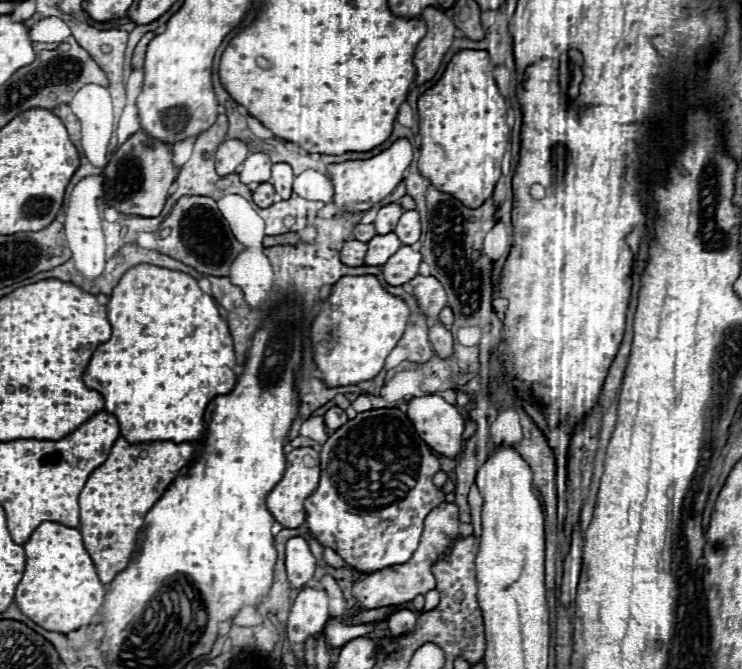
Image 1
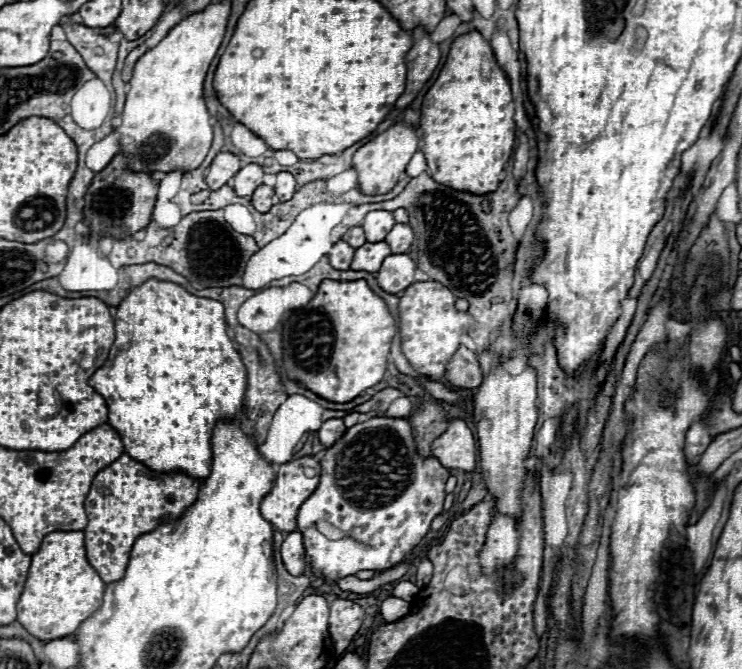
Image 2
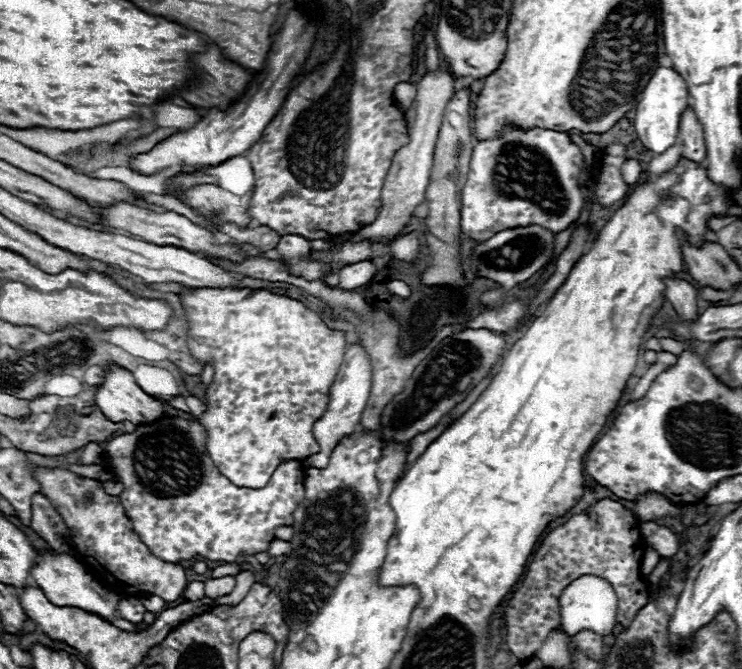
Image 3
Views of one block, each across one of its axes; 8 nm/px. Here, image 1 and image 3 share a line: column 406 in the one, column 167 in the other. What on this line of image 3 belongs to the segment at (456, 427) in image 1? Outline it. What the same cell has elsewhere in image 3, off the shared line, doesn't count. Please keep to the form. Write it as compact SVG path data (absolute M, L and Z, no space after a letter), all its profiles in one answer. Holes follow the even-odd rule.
M110 366L104 384L98 386L96 404L114 422L130 420L132 424L152 424L168 416L164 402L146 394L132 374L120 366Z

